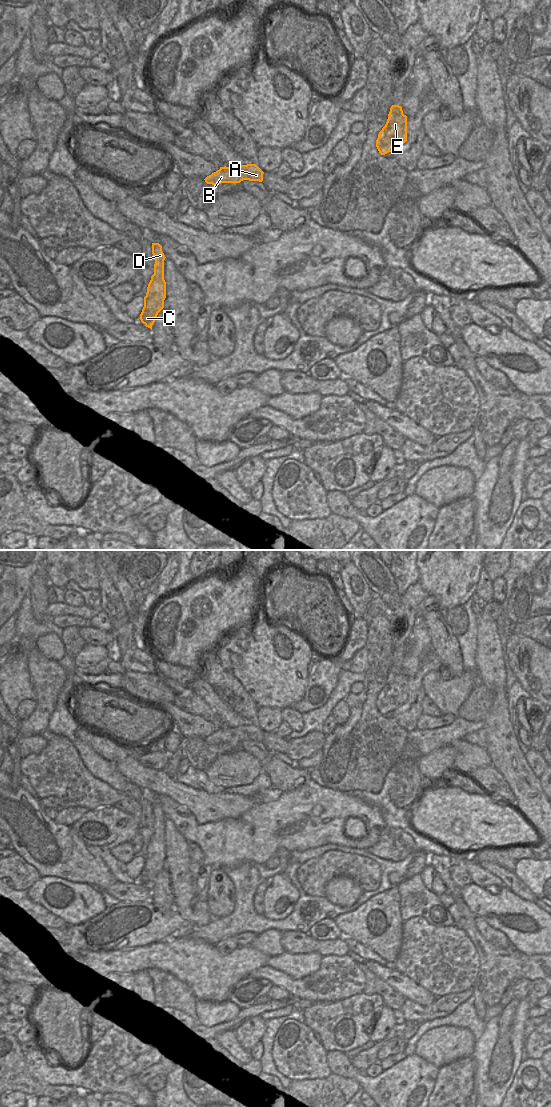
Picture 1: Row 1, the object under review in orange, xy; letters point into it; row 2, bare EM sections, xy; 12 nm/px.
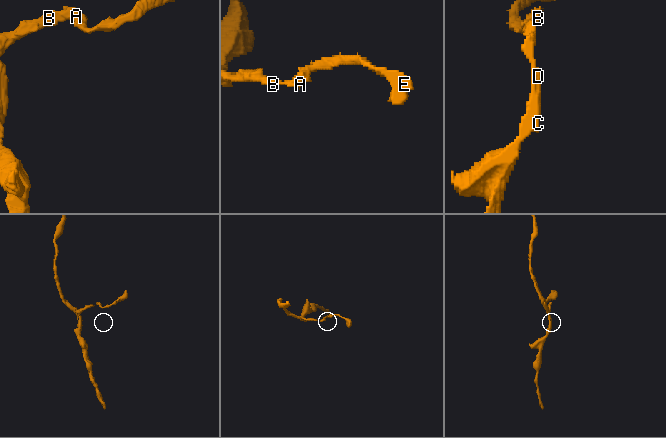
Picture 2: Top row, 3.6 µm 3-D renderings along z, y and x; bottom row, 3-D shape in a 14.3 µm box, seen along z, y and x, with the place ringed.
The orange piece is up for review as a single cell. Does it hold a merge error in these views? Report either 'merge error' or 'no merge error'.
no merge error

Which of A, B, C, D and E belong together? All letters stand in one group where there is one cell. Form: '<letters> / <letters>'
A B C D E

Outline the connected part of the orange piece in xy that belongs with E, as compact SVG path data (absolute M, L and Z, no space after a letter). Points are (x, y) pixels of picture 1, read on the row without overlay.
M392 665L385 686L378 694L376 707L381 715L394 711L407 701L407 676L402 667Z

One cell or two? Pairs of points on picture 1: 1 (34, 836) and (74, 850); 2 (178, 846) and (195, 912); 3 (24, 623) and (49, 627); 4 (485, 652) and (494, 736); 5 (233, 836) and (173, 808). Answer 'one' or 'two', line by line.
1: one
2: one
3: one
4: one
5: one

